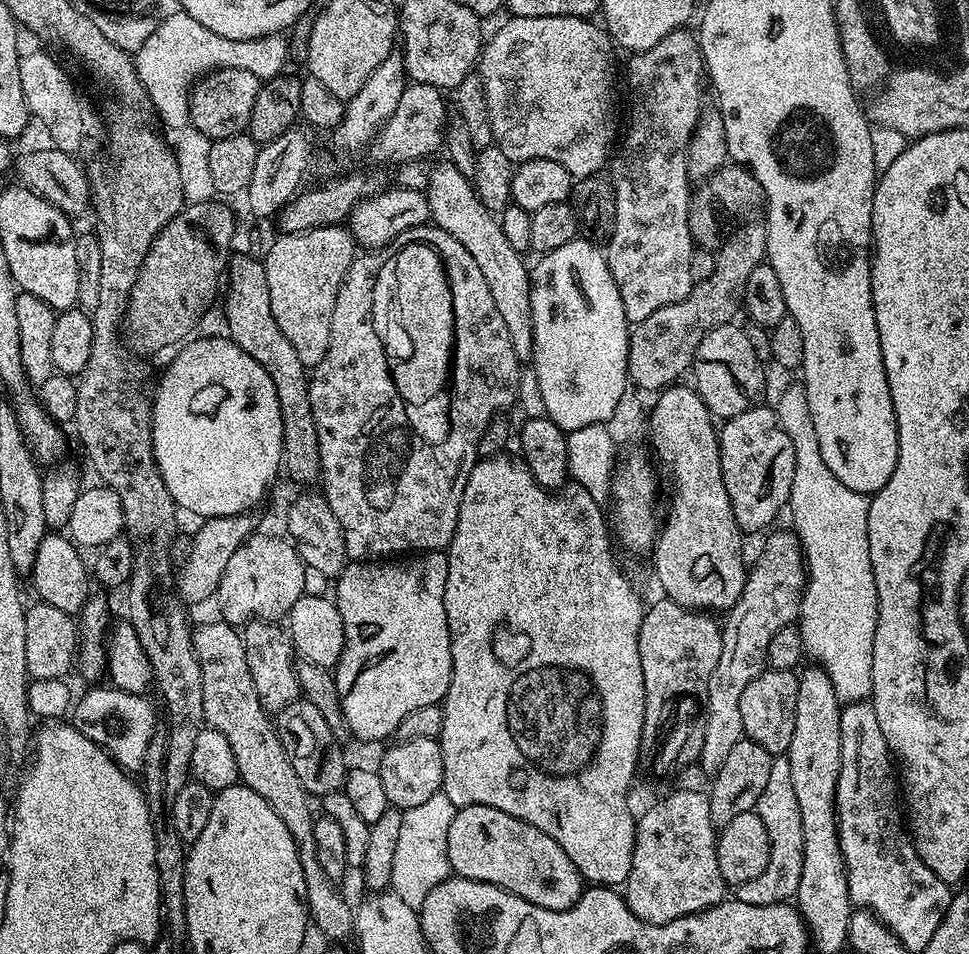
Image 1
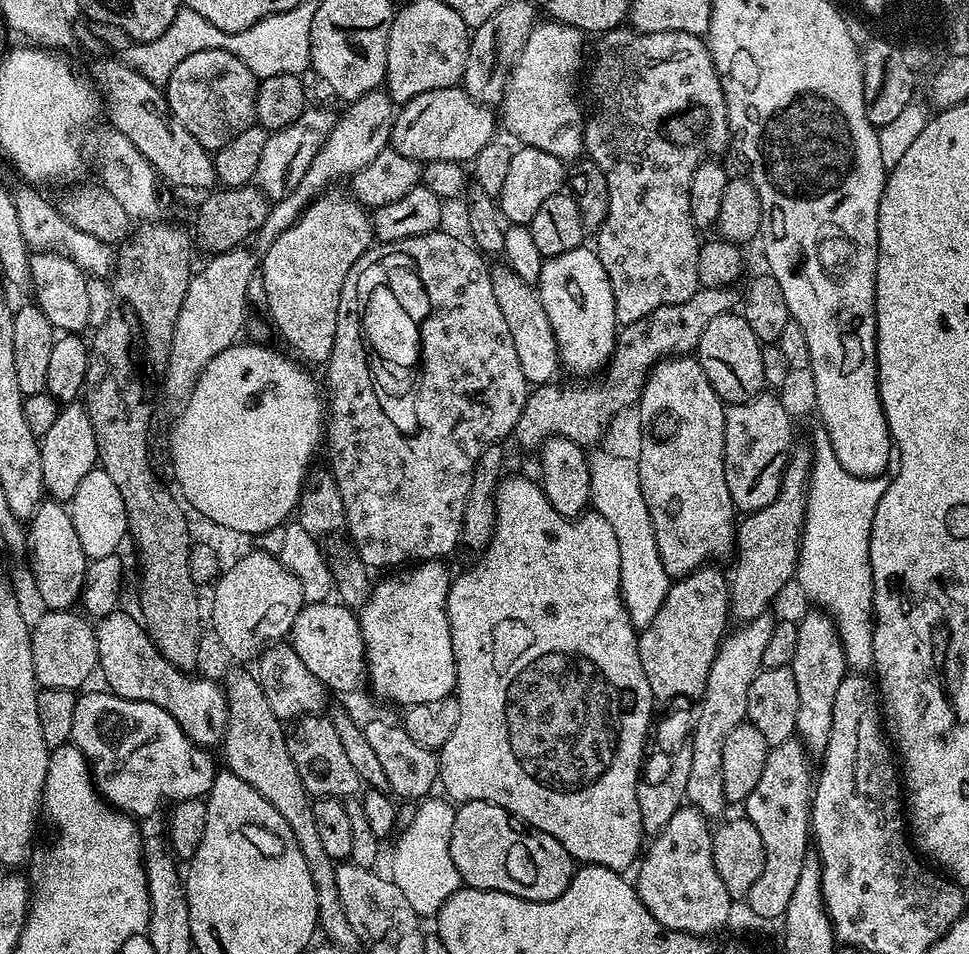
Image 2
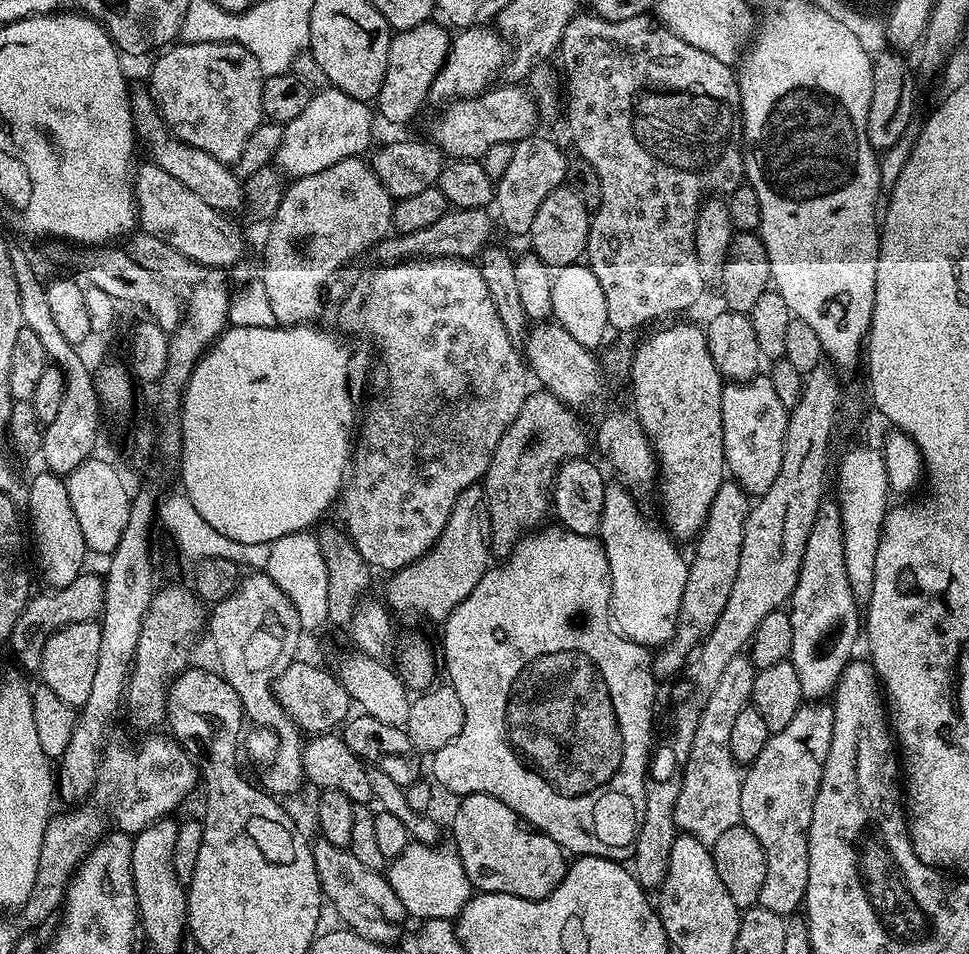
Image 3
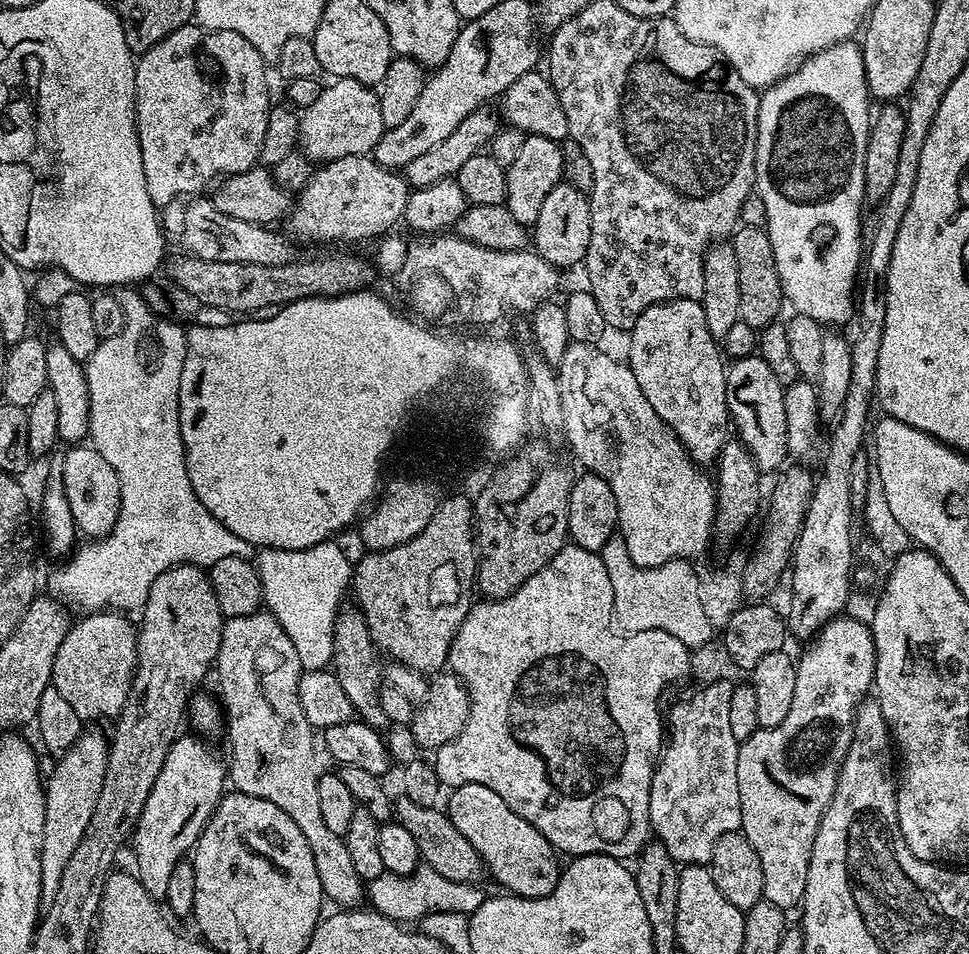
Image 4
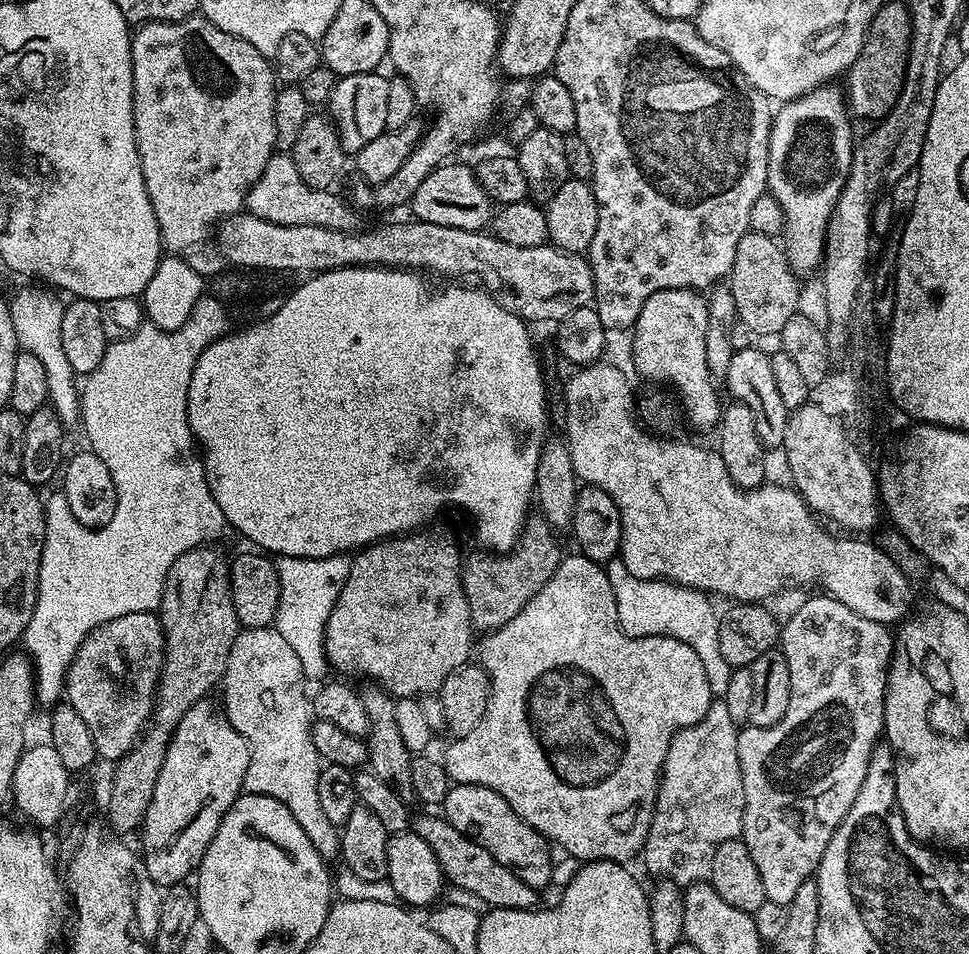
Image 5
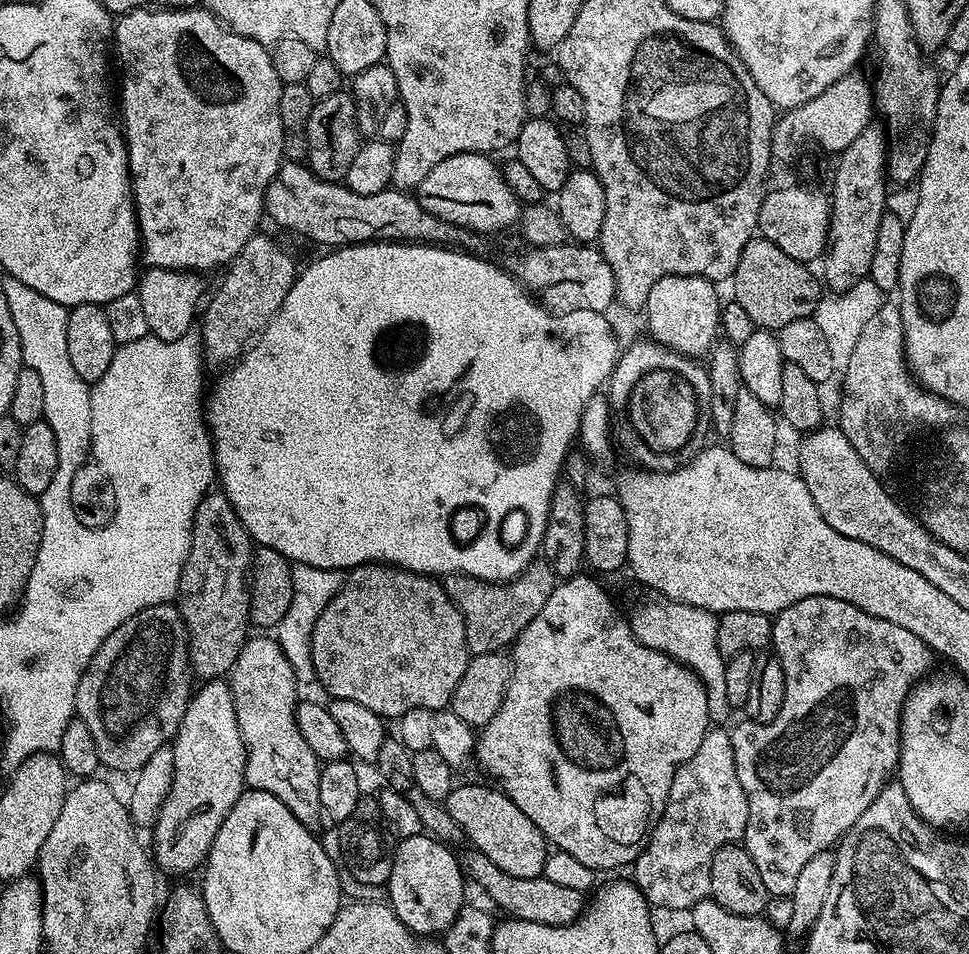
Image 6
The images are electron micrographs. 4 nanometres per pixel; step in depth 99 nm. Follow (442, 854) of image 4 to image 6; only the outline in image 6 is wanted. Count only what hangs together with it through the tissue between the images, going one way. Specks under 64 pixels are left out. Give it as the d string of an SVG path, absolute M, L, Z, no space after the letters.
M468 850L462 856L461 867L469 881L472 880L504 911L505 917L526 922L538 922L546 926L566 926L572 924L584 913L586 896L581 889L570 886L558 886L557 883L548 881L547 878L514 878L514 874L506 874L506 870L498 870L486 854L475 850Z

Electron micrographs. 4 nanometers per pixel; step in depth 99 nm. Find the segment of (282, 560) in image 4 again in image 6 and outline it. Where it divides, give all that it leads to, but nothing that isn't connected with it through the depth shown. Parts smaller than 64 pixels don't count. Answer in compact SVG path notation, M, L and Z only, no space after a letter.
M296 564L292 569L292 581L294 582L294 596L290 598L290 607L282 622L278 622L274 629L274 639L279 644L282 654L286 654L286 662L296 675L297 685L317 683L314 662L312 661L312 635L314 626L318 622L318 614L330 606L334 594L338 594L340 585L344 583L345 573L335 568L319 568L318 566L306 566Z

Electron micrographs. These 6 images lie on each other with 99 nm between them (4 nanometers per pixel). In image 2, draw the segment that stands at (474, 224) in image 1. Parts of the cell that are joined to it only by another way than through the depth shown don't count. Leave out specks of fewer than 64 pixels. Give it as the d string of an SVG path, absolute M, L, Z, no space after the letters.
M507 266L493 267L491 274L494 298L498 298L498 310L502 310L502 318L506 318L506 326L510 326L510 338L514 338L514 351L518 354L522 374L532 386L555 381L556 371L561 371L562 363L554 330L551 329L550 320L546 316L546 310L543 309L539 291L523 281Z

